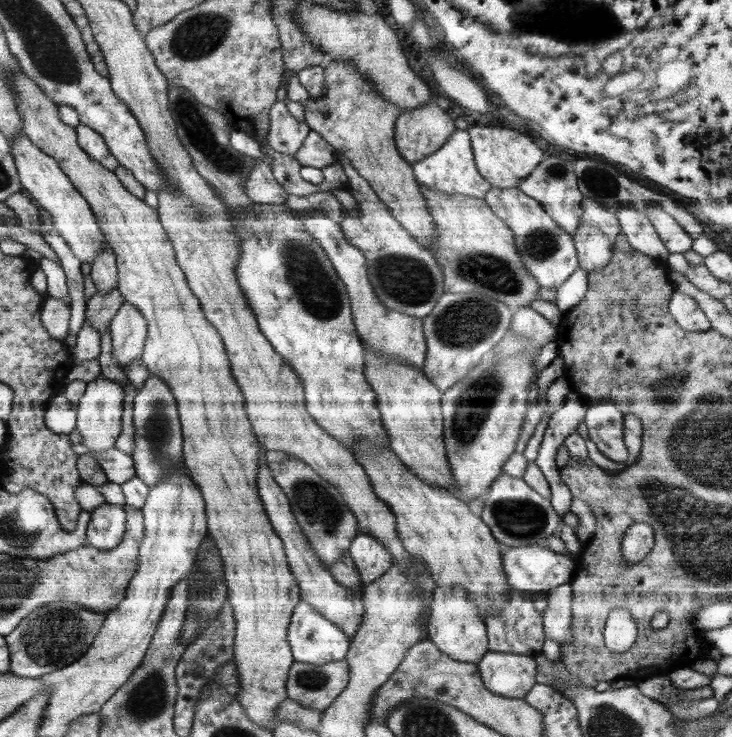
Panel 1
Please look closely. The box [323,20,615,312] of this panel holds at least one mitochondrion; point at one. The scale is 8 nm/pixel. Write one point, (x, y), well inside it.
(409, 281)

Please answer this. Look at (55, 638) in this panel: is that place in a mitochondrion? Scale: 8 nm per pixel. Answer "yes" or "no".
yes

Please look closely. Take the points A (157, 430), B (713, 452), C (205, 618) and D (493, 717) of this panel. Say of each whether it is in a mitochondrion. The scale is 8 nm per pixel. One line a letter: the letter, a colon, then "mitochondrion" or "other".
A: mitochondrion
B: mitochondrion
C: other
D: other

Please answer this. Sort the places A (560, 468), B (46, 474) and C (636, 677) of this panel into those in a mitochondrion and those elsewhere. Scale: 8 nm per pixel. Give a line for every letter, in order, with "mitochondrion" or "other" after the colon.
A: other
B: other
C: other

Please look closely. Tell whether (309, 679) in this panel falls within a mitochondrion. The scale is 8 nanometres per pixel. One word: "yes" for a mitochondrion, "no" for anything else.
yes

